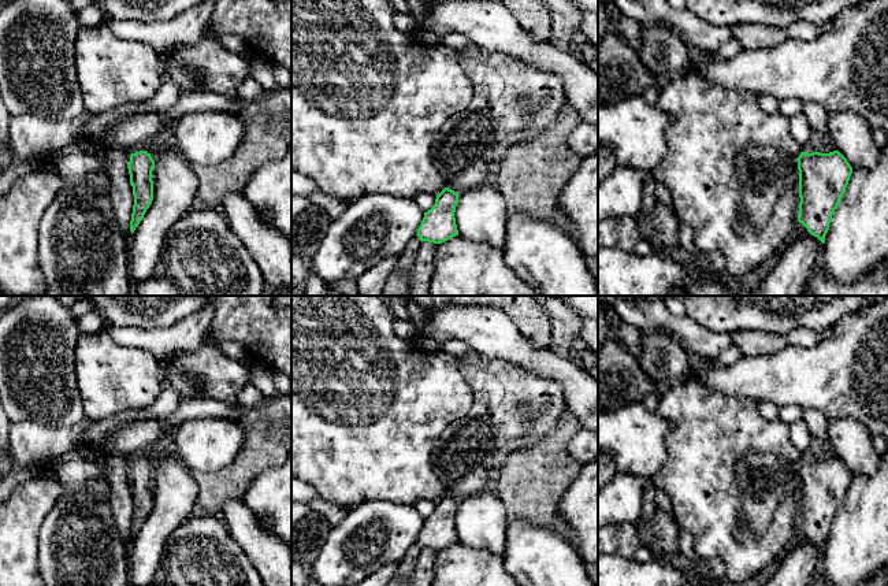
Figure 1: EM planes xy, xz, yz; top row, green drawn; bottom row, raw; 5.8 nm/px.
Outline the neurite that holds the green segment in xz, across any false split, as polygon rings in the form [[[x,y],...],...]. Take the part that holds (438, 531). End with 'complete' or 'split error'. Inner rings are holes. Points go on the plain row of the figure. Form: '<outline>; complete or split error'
[[[475,352],[458,359],[458,370],[472,389],[473,404],[467,416],[443,431],[431,453],[434,472],[446,494],[436,501],[432,515],[424,519],[416,541],[421,549],[442,550],[458,542],[454,524],[458,502],[490,487],[488,471],[499,468],[510,453],[528,449],[550,435],[568,409],[561,383],[513,363],[501,363],[497,357]]]; split error

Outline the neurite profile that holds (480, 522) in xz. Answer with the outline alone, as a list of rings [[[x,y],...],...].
[[[490,487],[458,501],[454,524],[458,542],[504,556],[506,550],[508,513]]]

